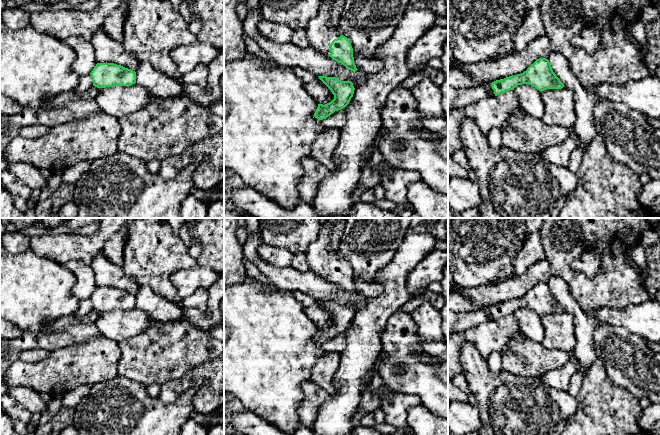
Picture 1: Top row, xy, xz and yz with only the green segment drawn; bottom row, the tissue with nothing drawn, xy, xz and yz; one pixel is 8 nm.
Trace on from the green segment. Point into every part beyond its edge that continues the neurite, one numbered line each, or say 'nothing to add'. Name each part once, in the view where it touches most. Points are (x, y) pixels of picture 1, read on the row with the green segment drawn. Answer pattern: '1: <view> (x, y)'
1: xz (320, 33)

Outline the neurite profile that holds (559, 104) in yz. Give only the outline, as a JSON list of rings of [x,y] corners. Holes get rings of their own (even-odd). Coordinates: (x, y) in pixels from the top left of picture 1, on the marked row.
[[[547,89],[541,91],[545,106],[542,120],[547,125],[573,127],[576,122],[575,98],[572,90]]]

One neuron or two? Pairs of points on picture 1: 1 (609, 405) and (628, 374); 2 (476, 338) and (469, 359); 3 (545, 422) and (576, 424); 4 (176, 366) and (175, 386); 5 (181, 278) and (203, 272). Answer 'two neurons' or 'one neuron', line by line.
1: two neurons
2: two neurons
3: two neurons
4: two neurons
5: one neuron

